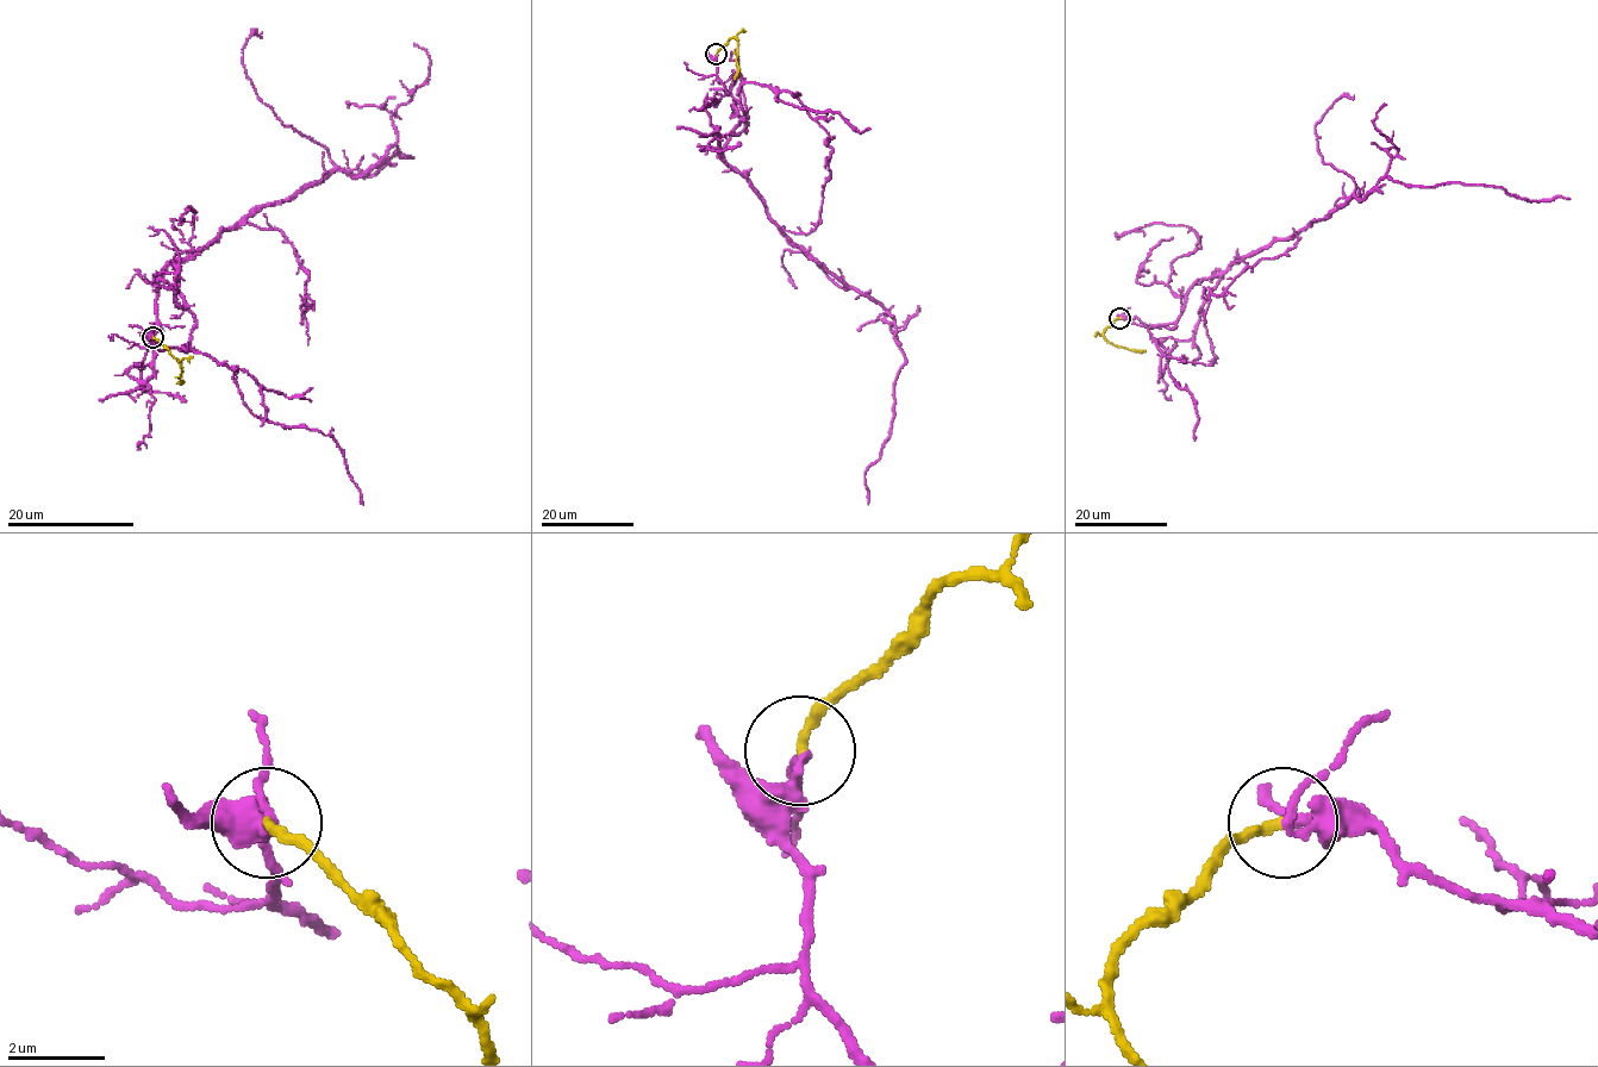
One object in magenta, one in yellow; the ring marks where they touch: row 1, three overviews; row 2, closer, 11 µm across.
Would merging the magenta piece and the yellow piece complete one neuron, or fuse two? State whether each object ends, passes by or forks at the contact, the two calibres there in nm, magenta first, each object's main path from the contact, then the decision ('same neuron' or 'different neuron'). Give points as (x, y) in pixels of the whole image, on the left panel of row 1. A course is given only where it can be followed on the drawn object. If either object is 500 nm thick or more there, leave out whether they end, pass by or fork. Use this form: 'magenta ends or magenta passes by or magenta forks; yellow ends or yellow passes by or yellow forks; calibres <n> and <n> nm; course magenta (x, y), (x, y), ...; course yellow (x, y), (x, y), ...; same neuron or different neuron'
magenta passes by; yellow ends; calibres 140 and 180 nm; course magenta (153, 337), (185, 351), (195, 322), (170, 264), (335, 170), (397, 144), (411, 156), (360, 174); course yellow (153, 337), (181, 366), (181, 381), (176, 384); different neuron

